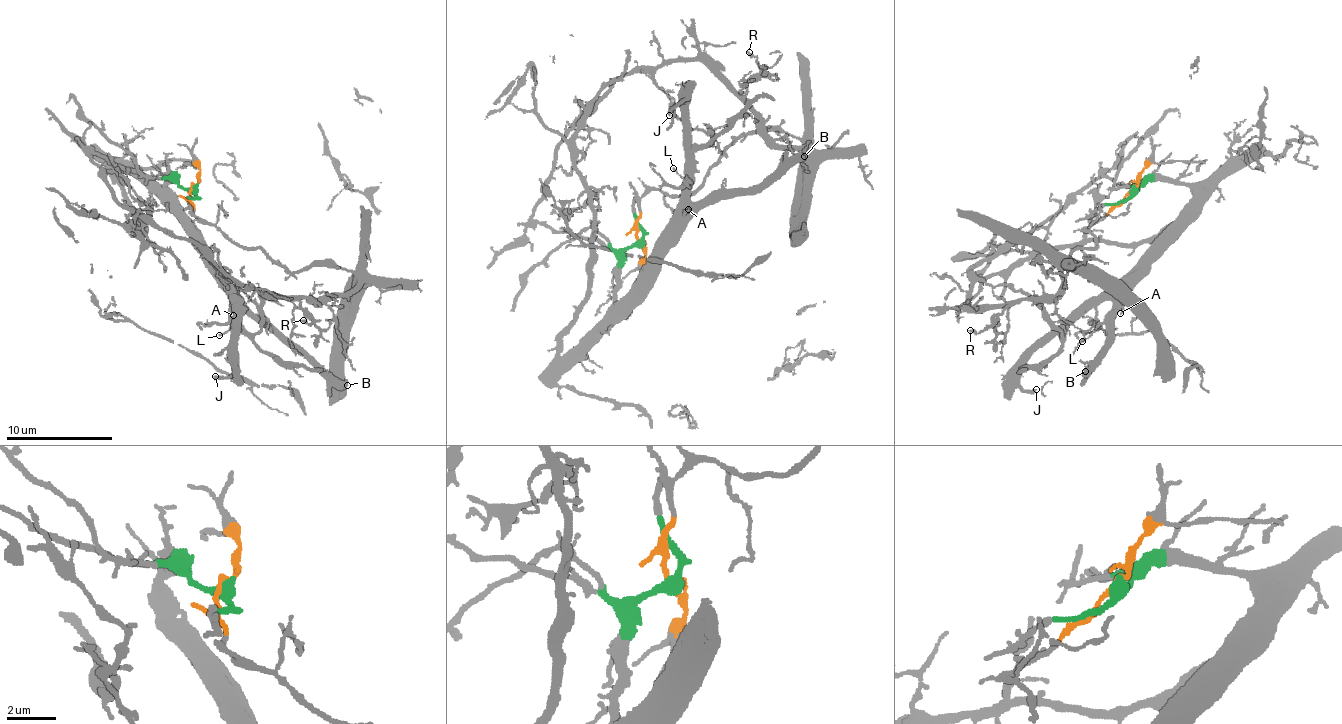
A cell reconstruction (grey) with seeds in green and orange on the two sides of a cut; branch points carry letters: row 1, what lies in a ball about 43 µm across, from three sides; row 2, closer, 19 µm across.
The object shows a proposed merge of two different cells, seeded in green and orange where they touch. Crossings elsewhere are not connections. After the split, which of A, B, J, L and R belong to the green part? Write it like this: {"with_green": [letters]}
{"with_green": ["A", "B", "J", "L"]}

